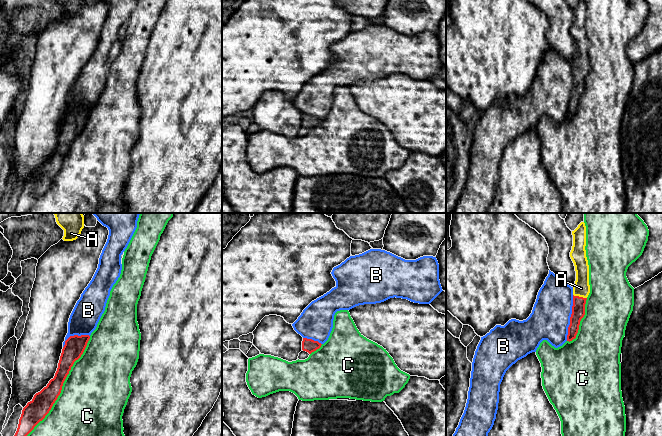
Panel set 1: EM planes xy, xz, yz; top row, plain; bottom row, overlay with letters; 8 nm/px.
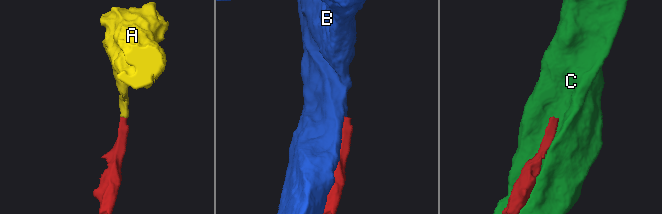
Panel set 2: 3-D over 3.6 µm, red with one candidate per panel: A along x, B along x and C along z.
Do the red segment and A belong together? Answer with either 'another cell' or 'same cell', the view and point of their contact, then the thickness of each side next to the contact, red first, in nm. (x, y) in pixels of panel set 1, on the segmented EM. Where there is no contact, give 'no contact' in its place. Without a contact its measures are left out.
same cell | yz (580, 297) | 110/140 nm

